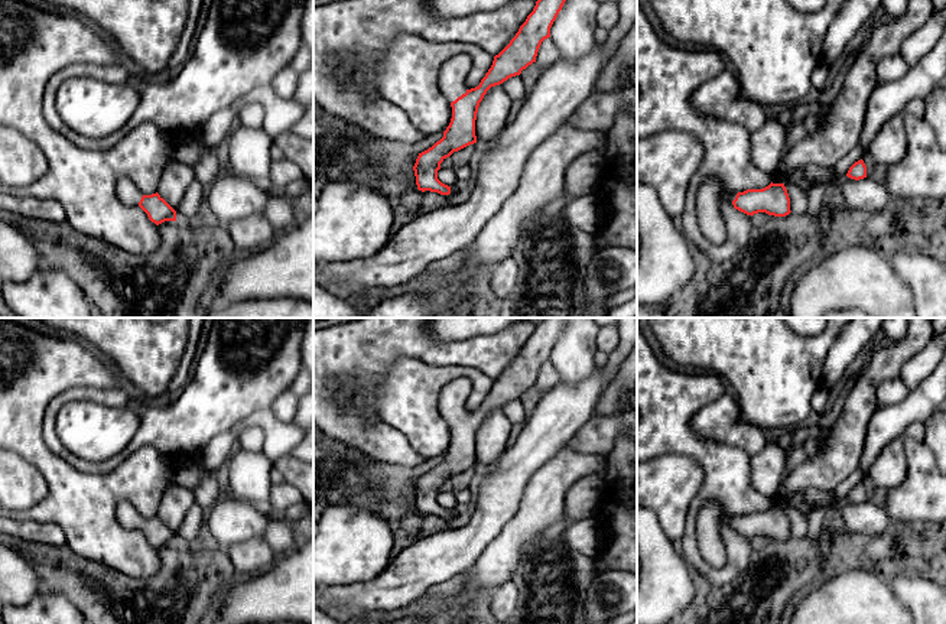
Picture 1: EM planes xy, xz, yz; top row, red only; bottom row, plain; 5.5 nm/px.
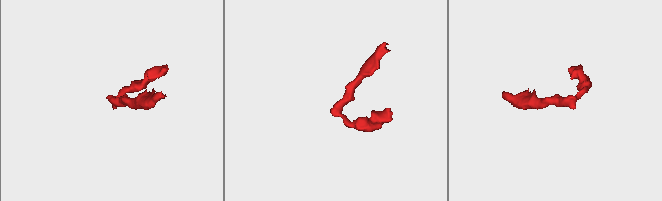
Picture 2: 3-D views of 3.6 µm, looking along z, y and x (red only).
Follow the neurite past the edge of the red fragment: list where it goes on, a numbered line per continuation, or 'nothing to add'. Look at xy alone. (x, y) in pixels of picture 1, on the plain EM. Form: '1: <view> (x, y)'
1: xy (129, 517)

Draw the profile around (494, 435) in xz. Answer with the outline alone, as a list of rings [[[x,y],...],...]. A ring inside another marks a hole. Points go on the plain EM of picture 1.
[[[503,409],[491,410],[479,426],[475,459],[478,471],[484,471],[495,464],[498,456],[510,445],[516,428],[505,417]]]

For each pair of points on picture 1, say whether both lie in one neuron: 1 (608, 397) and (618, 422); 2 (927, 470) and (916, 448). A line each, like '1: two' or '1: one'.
1: two
2: one

